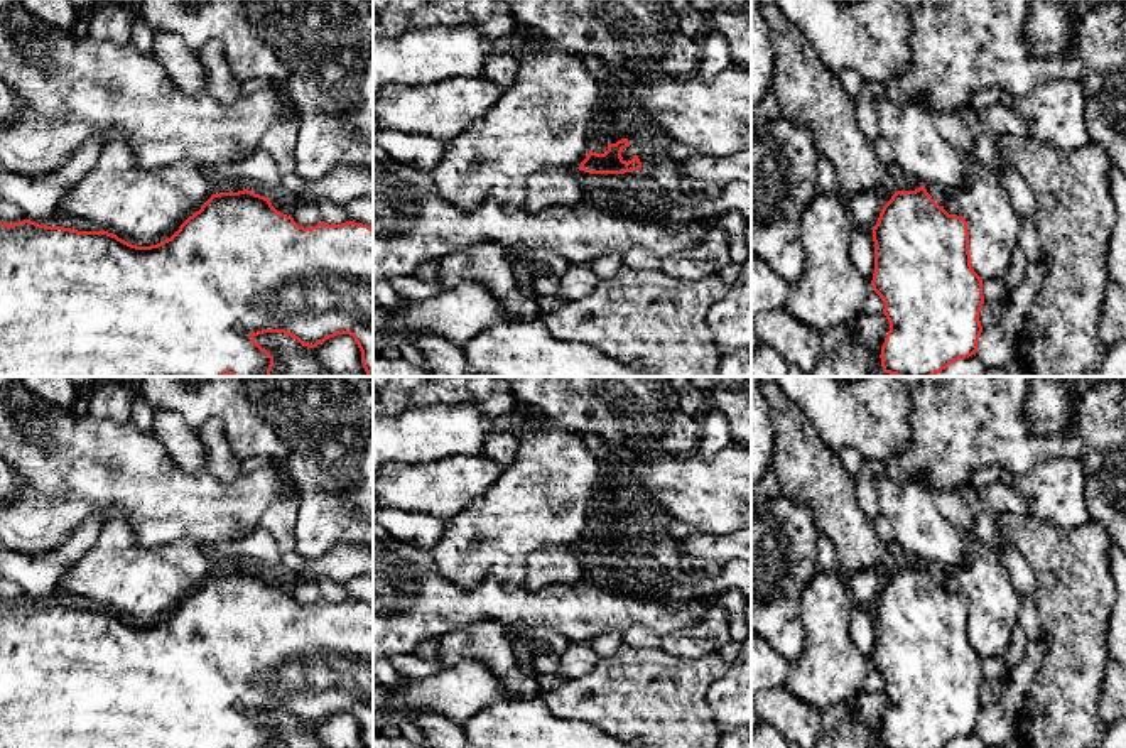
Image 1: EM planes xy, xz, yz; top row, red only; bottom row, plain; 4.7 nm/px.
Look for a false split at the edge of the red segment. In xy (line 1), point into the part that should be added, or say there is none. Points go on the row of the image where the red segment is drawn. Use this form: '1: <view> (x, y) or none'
1: none

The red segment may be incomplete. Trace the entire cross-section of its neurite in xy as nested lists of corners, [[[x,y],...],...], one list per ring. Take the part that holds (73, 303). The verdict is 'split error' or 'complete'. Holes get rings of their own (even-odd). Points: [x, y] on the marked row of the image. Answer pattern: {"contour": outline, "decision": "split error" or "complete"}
{"contour": [[[248,189],[213,194],[171,238],[150,247],[132,245],[105,230],[0,221],[0,377],[270,377],[273,356],[253,339],[263,333],[284,333],[307,348],[349,334],[361,351],[366,377],[373,377],[373,228],[355,221],[304,228],[277,211],[270,198]]], "decision": "complete"}

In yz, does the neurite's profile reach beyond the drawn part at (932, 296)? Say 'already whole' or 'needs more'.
already whole

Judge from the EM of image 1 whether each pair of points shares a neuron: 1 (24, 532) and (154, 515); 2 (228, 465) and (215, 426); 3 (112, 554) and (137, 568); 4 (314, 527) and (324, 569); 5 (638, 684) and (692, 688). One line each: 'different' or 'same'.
1: same
2: same
3: same
4: different
5: same

